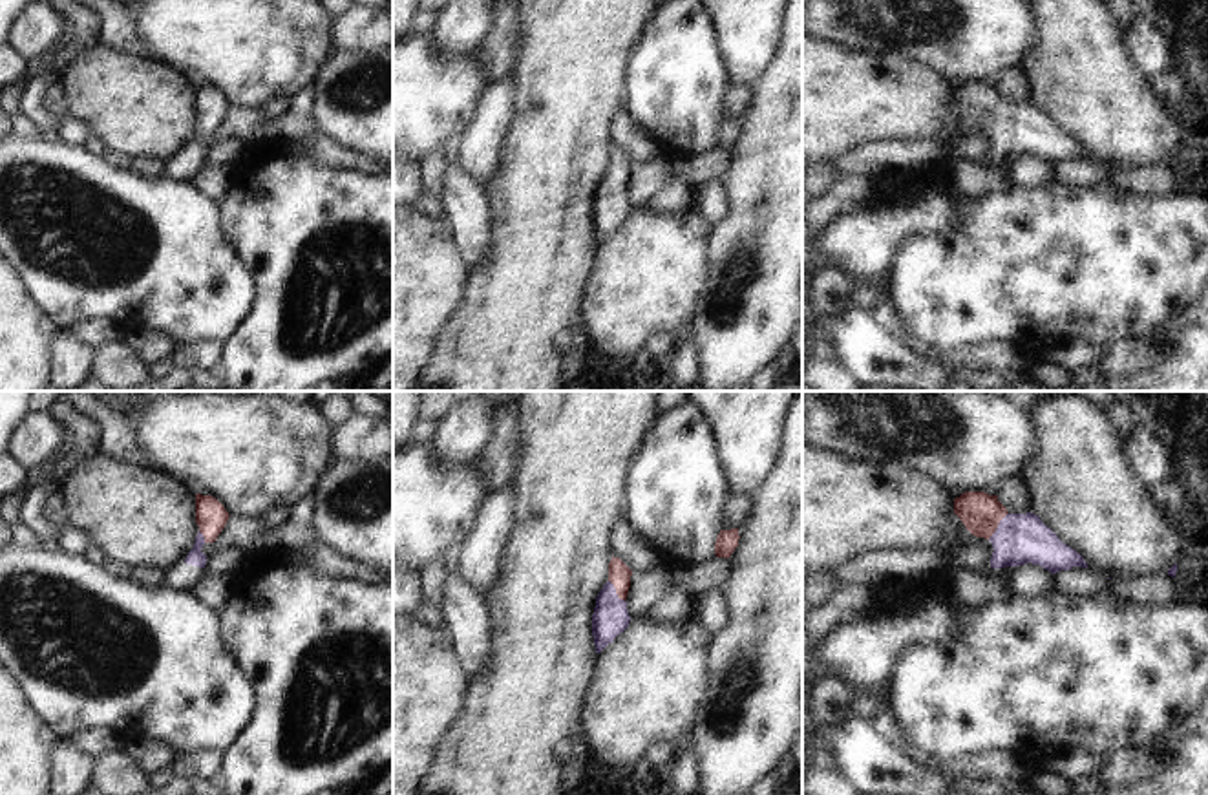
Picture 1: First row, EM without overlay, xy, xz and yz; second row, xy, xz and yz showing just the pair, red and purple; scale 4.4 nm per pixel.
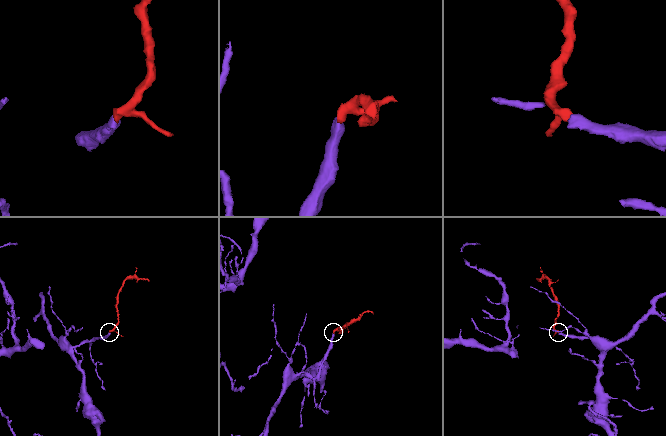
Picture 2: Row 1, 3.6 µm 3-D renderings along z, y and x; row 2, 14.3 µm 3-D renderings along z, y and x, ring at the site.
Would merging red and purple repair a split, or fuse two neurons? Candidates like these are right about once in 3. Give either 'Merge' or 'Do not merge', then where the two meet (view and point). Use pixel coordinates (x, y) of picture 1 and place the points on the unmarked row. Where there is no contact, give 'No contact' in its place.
Merge. Touches red at yz (996, 117)

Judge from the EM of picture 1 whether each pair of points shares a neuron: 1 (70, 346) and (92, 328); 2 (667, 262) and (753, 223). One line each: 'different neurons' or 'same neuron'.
1: different neurons
2: different neurons

